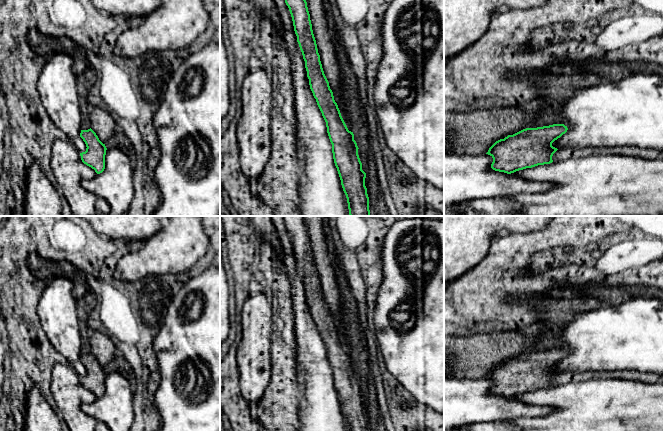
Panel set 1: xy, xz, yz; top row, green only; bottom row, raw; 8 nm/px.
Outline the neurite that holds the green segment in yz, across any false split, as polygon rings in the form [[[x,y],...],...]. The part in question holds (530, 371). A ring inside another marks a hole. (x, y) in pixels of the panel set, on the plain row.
[[[564,348],[526,352],[496,365],[486,378],[493,382],[491,392],[507,398],[550,388],[558,374],[552,367],[567,356]]]

